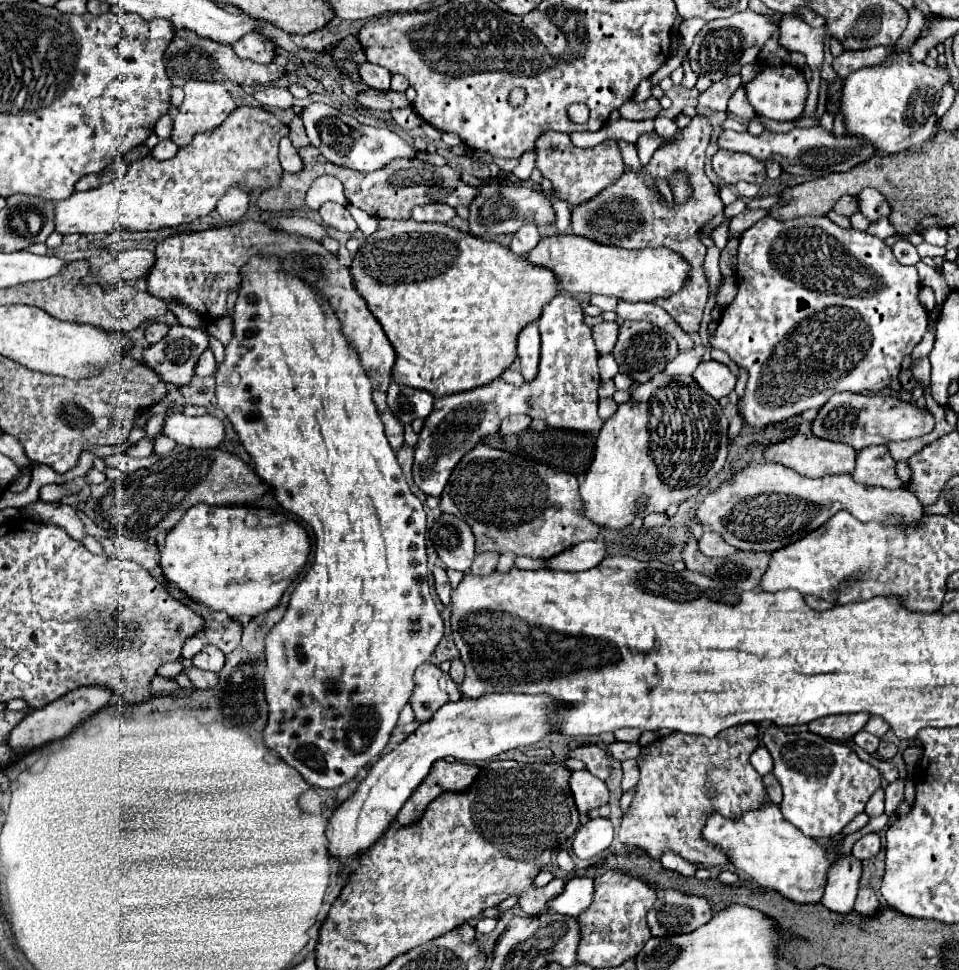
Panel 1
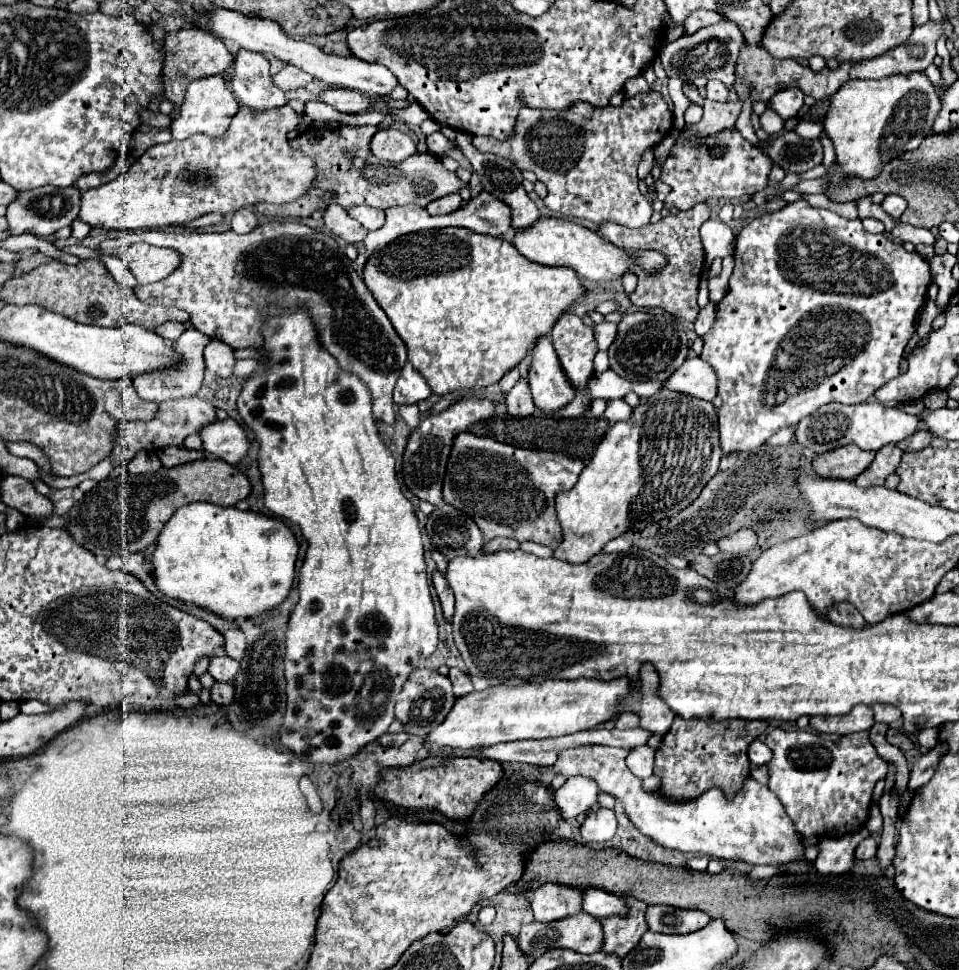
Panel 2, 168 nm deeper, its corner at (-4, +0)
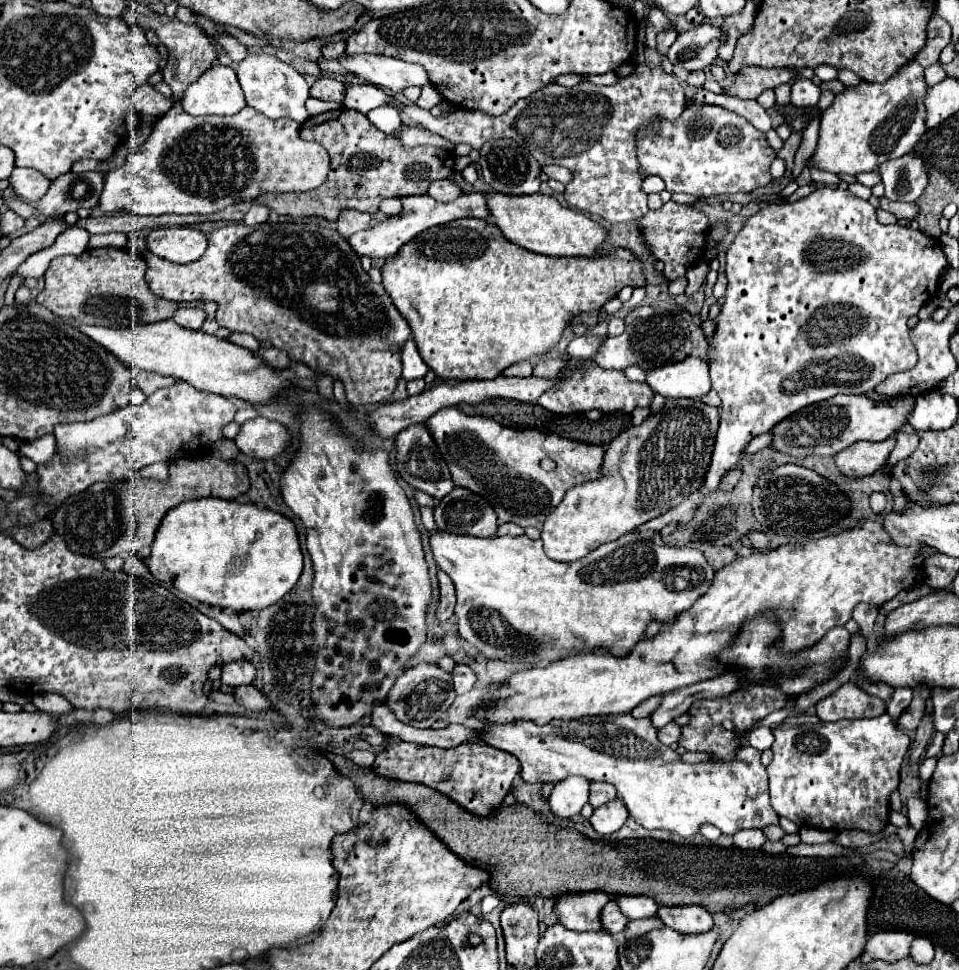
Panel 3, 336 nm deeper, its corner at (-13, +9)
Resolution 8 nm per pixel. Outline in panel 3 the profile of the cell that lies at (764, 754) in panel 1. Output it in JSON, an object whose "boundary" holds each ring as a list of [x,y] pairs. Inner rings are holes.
{"boundary":[[[755,727],[747,735],[747,743],[759,751],[767,751],[773,745],[773,741],[775,741],[775,737],[769,727]]]}

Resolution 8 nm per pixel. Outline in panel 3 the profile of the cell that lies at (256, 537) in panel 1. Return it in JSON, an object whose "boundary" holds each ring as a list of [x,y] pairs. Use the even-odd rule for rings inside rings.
{"boundary":[[[205,497],[185,501],[165,515],[151,545],[147,567],[155,579],[161,583],[171,583],[175,589],[201,603],[229,607],[235,611],[251,611],[277,603],[295,587],[303,569],[303,555],[299,549],[295,523],[285,515],[271,509],[259,509],[251,503],[241,505],[237,501]]]}

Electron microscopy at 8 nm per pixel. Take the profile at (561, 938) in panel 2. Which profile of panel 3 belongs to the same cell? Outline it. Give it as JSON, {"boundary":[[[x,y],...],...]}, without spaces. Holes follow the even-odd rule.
{"boundary":[[[609,901],[603,911],[601,911],[601,925],[607,933],[621,933],[627,925],[627,917],[617,909],[617,905],[613,901]]]}

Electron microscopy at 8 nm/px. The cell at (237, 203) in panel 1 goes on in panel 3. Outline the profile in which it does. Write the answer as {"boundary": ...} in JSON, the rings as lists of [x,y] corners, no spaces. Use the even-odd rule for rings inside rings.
{"boundary":[[[255,203],[255,205],[247,211],[243,223],[245,223],[245,225],[259,225],[259,223],[265,223],[267,217],[269,217],[269,209],[267,209],[265,205],[257,205],[257,203]]]}

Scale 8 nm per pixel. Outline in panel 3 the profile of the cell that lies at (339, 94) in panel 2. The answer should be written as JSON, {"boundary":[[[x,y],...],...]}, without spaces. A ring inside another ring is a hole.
{"boundary":[[[319,77],[311,89],[309,89],[311,97],[321,99],[321,101],[331,101],[331,77]]]}

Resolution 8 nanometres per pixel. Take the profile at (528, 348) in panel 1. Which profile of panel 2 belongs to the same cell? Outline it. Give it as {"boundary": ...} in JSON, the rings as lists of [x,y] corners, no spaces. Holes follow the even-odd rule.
{"boundary":[[[548,336],[540,338],[534,346],[534,360],[528,372],[528,382],[536,408],[548,414],[568,406],[576,396],[576,390],[572,390],[568,378],[564,378],[564,370]]]}

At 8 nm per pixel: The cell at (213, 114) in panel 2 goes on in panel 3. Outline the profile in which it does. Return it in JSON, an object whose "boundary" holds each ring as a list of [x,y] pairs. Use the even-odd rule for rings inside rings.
{"boundary":[[[213,65],[185,91],[181,107],[189,115],[235,115],[245,107],[233,67]]]}

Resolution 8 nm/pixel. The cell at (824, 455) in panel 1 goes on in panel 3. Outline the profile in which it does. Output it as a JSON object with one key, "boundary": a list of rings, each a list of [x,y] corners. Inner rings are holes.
{"boundary":[[[895,437],[889,441],[855,441],[849,449],[843,449],[835,455],[837,469],[847,477],[867,477],[873,475],[889,457],[895,447]]]}

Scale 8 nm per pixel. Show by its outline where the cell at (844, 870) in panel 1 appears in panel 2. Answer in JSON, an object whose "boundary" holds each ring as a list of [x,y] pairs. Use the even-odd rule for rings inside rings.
{"boundary":[[[868,828],[848,834],[844,838],[820,838],[816,842],[818,846],[818,858],[814,862],[816,870],[820,874],[842,874],[854,866],[854,848],[860,840],[870,836]]]}

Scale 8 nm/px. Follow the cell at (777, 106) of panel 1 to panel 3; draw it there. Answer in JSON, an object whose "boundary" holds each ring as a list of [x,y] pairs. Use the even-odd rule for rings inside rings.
{"boundary":[[[799,77],[791,85],[791,103],[797,105],[797,107],[813,107],[813,105],[817,105],[819,95],[821,95],[821,89],[811,79]]]}

